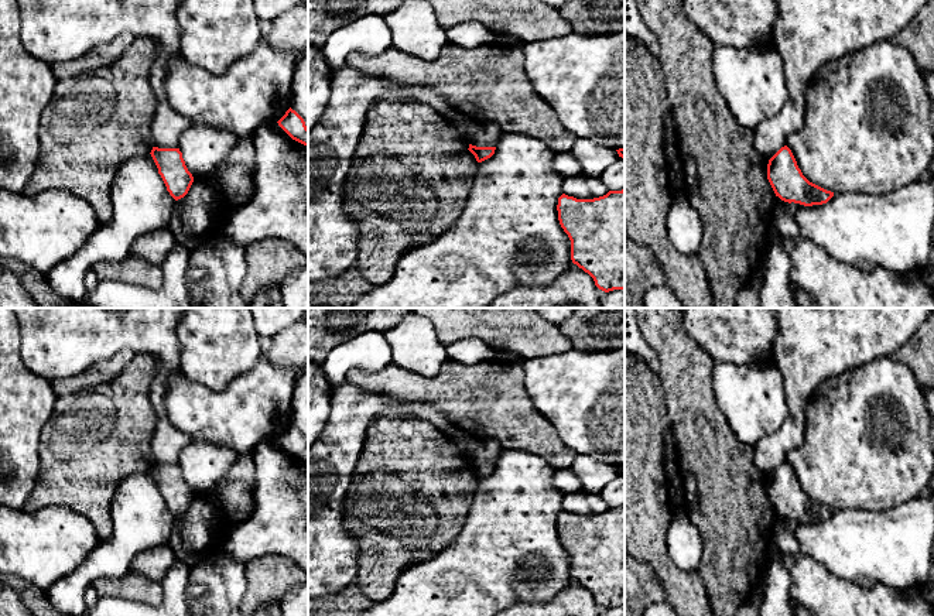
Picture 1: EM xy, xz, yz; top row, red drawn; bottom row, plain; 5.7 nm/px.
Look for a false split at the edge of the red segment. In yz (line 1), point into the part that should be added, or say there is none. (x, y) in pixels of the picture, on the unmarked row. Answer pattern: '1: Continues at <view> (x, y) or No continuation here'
1: No continuation here

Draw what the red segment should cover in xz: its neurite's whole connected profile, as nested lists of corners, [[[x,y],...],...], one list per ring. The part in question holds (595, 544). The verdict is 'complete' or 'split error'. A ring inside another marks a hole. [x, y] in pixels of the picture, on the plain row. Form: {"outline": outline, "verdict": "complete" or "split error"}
{"outline": [[[625,506],[593,516],[558,514],[558,537],[571,557],[571,576],[605,608],[625,606]]], "verdict": "complete"}

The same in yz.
{"outline": [[[781,463],[767,480],[767,496],[776,510],[784,519],[804,523],[827,520],[834,509],[810,499],[797,482],[791,466]]], "verdict": "complete"}

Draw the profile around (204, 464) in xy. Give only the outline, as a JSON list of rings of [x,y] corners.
[[[192,439],[182,451],[178,465],[194,496],[201,496],[226,476],[237,456],[232,448]]]

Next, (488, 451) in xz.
[[[495,439],[475,441],[471,461],[476,463],[496,463],[503,451],[503,445]]]

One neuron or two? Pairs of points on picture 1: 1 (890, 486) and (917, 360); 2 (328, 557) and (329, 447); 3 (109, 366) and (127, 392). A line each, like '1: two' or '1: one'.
1: two
2: one
3: two

